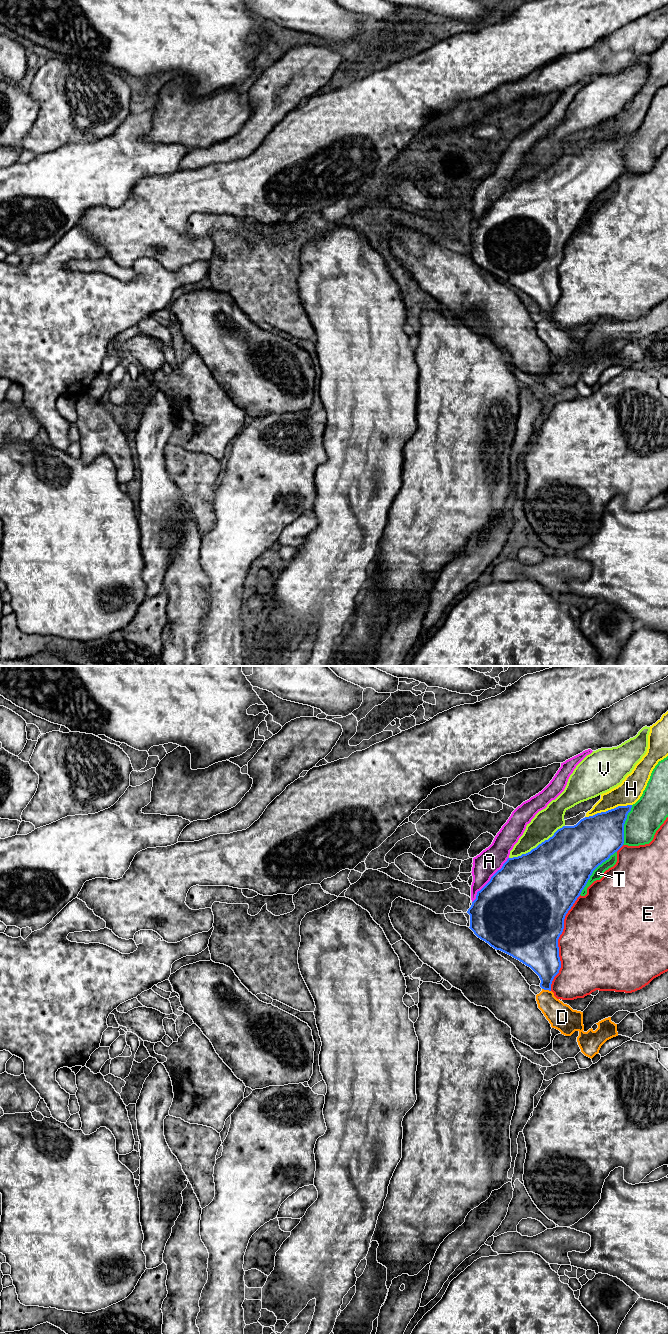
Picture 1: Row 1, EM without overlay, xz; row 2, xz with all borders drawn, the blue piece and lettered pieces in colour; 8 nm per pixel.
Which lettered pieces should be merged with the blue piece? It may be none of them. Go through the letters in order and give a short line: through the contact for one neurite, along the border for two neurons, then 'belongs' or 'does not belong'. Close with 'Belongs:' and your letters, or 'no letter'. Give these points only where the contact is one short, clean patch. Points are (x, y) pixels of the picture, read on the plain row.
A: does not belong
D: xz (543, 286), (546, 292), (546, 317), (546, 329), (561, 344) | belongs
E: does not belong
H: does not belong
T: does not belong
V: does not belong
Belongs: D

